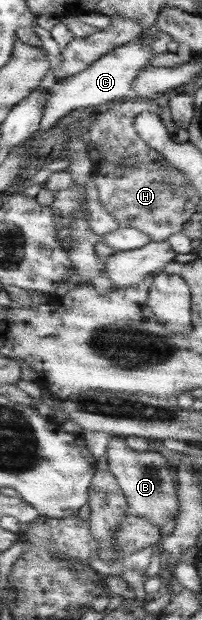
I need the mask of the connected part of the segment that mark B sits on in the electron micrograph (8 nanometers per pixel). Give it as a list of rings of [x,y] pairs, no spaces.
[[[120,435],[110,436],[104,453],[107,461],[107,468],[113,474],[125,502],[128,512],[149,524],[161,526],[174,518],[179,510],[177,501],[177,485],[174,480],[173,470],[169,466],[167,456],[158,451],[135,451],[125,446],[124,438]]]

